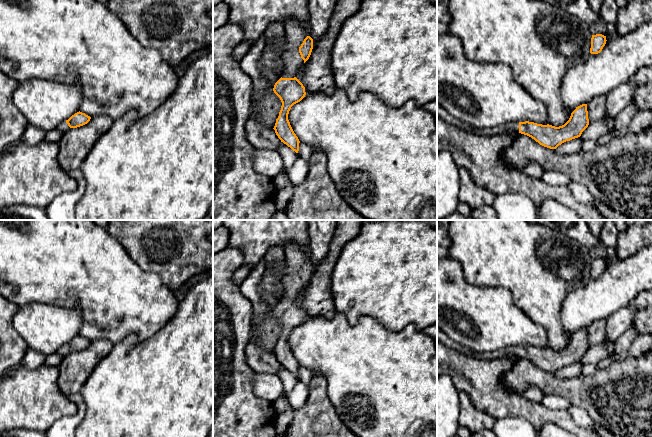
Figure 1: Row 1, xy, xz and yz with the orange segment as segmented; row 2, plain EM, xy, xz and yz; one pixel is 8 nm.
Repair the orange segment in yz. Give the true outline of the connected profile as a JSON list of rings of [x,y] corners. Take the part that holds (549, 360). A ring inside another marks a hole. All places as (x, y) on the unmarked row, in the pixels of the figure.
[[[438,327],[437,340],[445,347],[455,349],[475,359],[492,360],[506,357],[508,355],[515,355],[531,361],[540,369],[550,373],[556,373],[562,367],[580,361],[582,356],[589,349],[587,328],[582,328],[576,331],[571,337],[569,344],[559,351],[525,345],[508,346],[493,352],[477,352],[453,341]]]

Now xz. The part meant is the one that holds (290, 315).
[[[289,242],[283,248],[286,261],[285,276],[282,281],[284,297],[273,312],[282,330],[273,353],[281,366],[298,377],[300,365],[290,349],[288,338],[291,331],[306,319],[305,311],[295,299],[299,291],[309,283],[313,273],[313,263],[306,259],[304,252],[295,242]]]

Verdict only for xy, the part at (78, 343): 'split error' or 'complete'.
split error

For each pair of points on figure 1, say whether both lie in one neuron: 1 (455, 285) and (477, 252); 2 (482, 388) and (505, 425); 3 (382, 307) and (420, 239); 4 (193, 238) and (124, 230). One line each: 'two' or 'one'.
1: two
2: two
3: one
4: one

